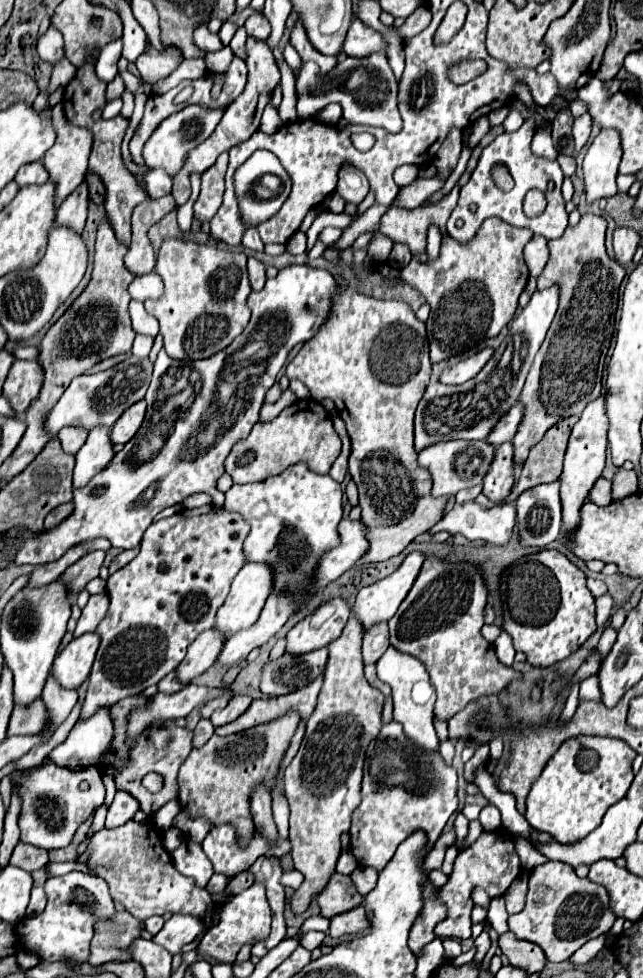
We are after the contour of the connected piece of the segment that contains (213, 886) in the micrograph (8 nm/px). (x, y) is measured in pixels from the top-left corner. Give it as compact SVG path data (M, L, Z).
M213 874L211 876L211 880L209 880L209 884L207 884L207 890L211 892L211 894L221 894L223 890L225 890L225 886L227 886L227 874Z

